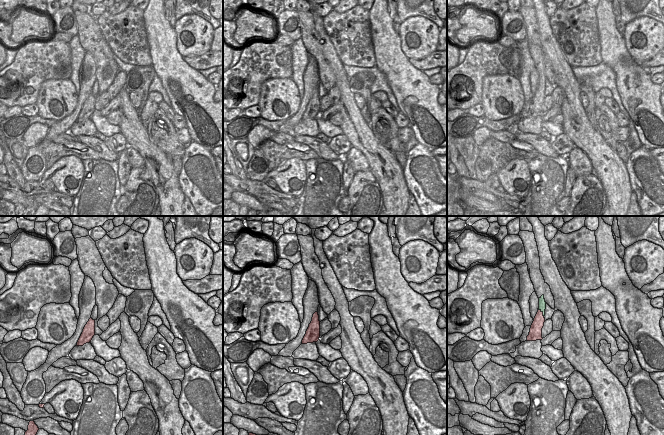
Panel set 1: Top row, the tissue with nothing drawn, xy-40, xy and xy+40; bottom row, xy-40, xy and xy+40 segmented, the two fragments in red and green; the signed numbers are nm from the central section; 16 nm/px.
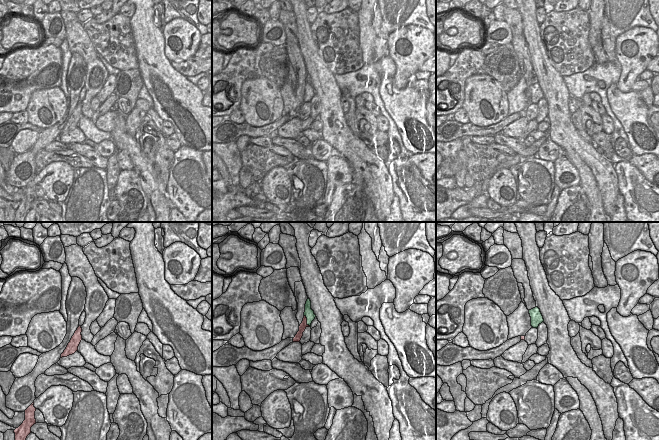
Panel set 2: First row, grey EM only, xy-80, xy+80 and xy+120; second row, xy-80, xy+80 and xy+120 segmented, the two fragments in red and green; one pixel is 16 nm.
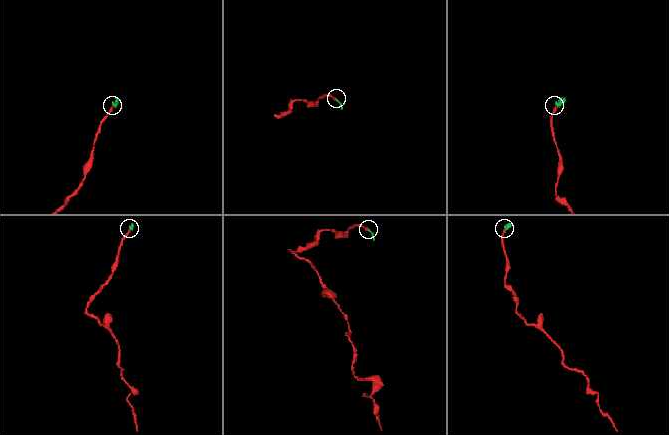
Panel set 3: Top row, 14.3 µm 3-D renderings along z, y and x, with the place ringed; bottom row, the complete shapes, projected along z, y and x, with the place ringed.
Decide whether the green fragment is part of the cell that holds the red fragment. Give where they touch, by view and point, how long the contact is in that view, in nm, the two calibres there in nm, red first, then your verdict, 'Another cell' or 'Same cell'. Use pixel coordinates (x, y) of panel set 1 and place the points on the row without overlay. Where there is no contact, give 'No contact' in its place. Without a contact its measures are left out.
Touches red at xy+40 (542, 89). Shared border 140 nm. Thickness 190 nm (red) against 130 nm. Another cell

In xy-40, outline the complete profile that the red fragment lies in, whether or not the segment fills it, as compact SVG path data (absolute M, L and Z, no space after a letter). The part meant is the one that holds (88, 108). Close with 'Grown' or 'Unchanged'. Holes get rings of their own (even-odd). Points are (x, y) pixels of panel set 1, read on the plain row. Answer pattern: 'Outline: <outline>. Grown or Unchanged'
Outline: M90 94L83 105L83 108L76 122L83 122L84 120L91 118L94 111L95 111L95 96Z. Unchanged

